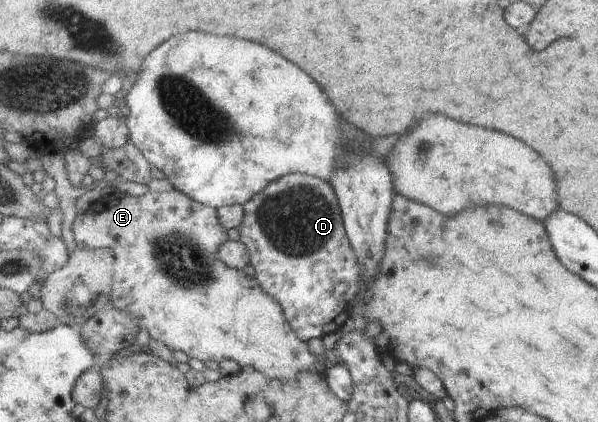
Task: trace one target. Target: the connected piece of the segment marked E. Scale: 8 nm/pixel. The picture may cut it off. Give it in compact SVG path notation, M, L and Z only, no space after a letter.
M178 190L167 191L163 193L156 193L149 191L146 194L135 197L128 194L109 194L102 199L88 206L87 210L80 212L72 229L74 232L74 239L76 244L85 249L115 249L117 255L117 263L119 263L119 271L115 277L114 290L111 291L111 306L129 313L132 318L135 318L141 330L146 330L151 339L165 343L171 350L180 350L184 352L189 358L196 358L200 362L207 363L207 361L214 361L219 364L224 359L230 359L236 362L240 368L250 367L260 373L263 373L269 380L290 381L297 378L300 374L315 374L321 372L321 363L319 359L309 349L309 343L298 338L295 330L289 324L285 316L283 307L270 294L264 291L264 288L255 279L255 277L248 277L241 270L228 267L224 262L221 262L217 257L218 249L224 246L227 239L227 230L220 224L218 217L218 210L212 206L204 205L199 201L193 200L185 193L180 193Z

